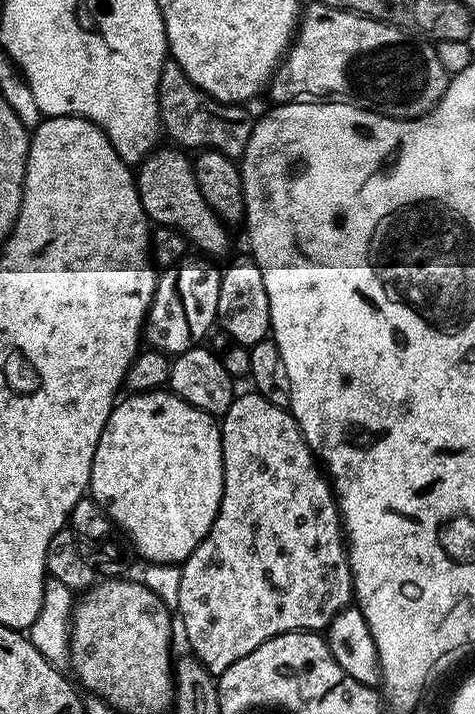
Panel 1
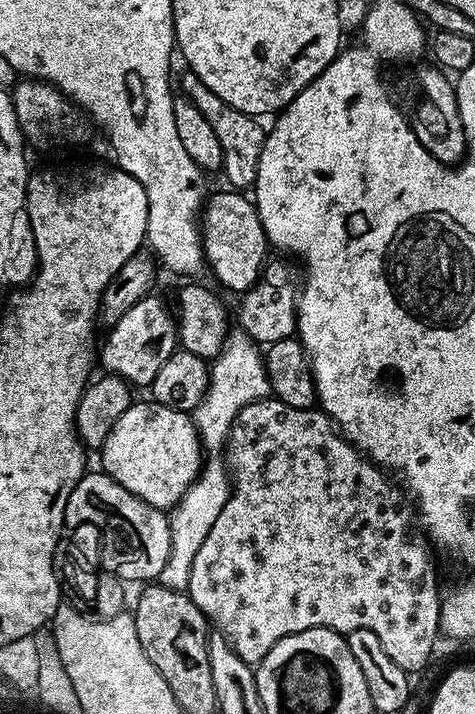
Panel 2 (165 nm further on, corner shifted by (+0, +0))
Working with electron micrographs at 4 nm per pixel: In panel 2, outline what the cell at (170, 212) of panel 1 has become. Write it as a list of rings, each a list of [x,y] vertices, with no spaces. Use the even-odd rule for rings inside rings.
[[[227,190],[228,192],[216,192],[207,197],[206,203],[202,208],[202,239],[204,241],[204,259],[207,267],[212,267],[212,272],[217,280],[235,294],[248,292],[260,280],[260,274],[266,267],[270,245],[264,227],[262,218],[258,218],[258,210],[251,199],[248,200],[243,191]]]

